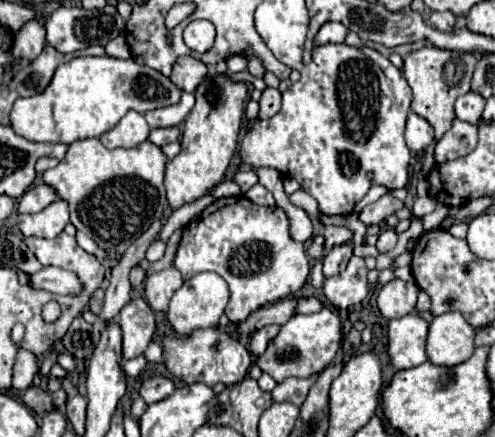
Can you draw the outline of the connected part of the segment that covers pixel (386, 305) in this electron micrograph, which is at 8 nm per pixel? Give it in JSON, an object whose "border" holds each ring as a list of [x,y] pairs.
{"border":[[[394,278],[392,282],[384,284],[384,288],[378,294],[378,308],[384,318],[402,318],[410,314],[416,306],[418,288],[414,282],[404,282],[400,278]]]}

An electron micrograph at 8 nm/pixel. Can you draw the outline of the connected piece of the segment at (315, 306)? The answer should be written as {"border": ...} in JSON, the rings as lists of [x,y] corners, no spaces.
{"border":[[[308,298],[308,300],[300,300],[296,312],[298,314],[312,314],[312,312],[320,312],[322,310],[322,302],[318,298]]]}

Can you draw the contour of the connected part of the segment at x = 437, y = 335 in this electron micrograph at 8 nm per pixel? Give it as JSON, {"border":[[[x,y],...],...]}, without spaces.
{"border":[[[446,312],[436,316],[430,324],[426,354],[432,364],[456,366],[468,360],[474,352],[476,330],[464,320],[460,312]]]}

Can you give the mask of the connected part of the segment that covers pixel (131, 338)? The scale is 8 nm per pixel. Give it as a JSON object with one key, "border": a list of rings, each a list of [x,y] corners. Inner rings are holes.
{"border":[[[142,298],[130,300],[118,316],[118,324],[122,330],[122,352],[124,358],[136,358],[140,356],[146,346],[150,344],[154,330],[156,330],[156,320],[154,312],[150,310],[148,302]]]}

